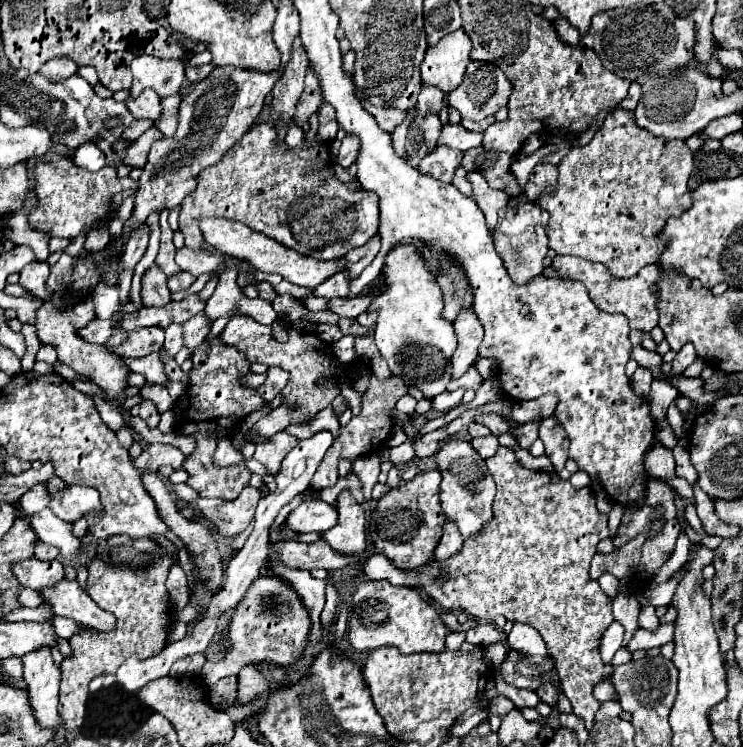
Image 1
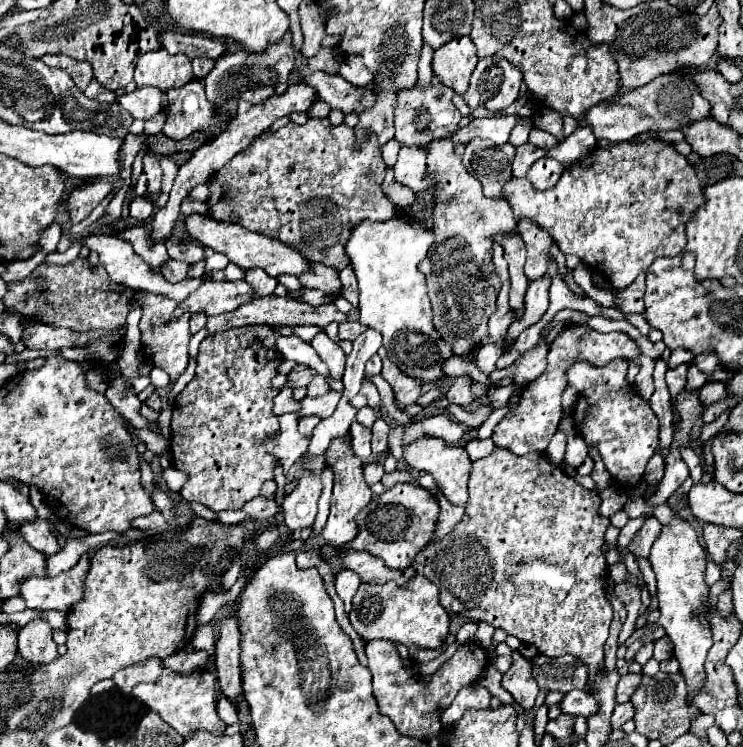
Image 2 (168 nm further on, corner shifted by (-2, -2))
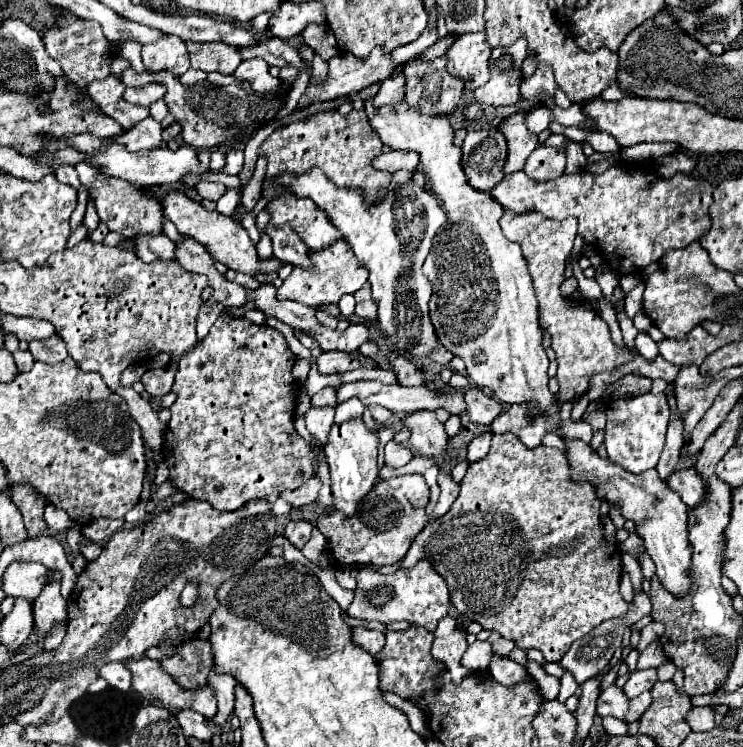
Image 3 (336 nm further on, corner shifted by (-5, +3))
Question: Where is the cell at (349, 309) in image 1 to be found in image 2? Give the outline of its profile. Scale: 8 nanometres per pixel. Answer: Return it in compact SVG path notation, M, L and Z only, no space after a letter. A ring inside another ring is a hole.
M267 295L267 297L259 297L255 301L249 301L247 305L241 305L239 309L231 311L231 313L221 313L215 317L207 317L205 329L207 335L215 335L221 331L227 331L231 327L243 327L243 325L319 325L325 327L329 323L343 323L347 321L349 315L341 313L333 303L327 305L305 305L303 301L295 301L291 297L277 297L277 295Z

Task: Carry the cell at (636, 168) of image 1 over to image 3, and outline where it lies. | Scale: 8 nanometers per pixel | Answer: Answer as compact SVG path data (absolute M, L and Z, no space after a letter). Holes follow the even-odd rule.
M626 162L612 166L600 176L580 170L576 174L564 174L558 180L548 180L542 184L530 180L526 172L520 170L504 176L488 194L504 208L514 212L536 210L548 218L578 218L578 232L588 244L596 246L598 256L602 256L602 260L608 260L606 264L616 274L634 274L636 270L644 270L652 262L658 262L668 248L686 248L688 244L702 238L712 224L708 216L708 208L712 204L712 186L706 180L692 178L688 174L676 174L670 180L662 180L654 172L634 170Z

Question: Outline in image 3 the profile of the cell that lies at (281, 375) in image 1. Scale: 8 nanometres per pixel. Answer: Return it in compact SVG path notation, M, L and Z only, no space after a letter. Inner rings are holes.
M324 352L318 358L318 372L320 374L342 374L348 370L360 368L360 362L344 352Z

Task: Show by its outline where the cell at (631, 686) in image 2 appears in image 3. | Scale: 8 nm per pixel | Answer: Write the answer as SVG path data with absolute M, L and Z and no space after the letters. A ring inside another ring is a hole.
M636 670L630 674L628 682L624 684L624 692L628 698L634 698L638 694L642 694L644 690L650 690L654 684L658 682L658 676L656 676L656 670Z

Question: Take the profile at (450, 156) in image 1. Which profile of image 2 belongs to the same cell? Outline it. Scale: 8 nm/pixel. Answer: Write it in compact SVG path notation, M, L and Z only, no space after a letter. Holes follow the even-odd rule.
M401 147L393 171L395 179L415 193L427 191L427 185L435 181L435 173L427 173L427 153L423 149Z

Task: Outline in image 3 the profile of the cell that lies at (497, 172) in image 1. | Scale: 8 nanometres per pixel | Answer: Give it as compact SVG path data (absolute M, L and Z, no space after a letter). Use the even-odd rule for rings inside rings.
M498 130L468 132L466 140L462 144L462 168L466 172L466 178L468 178L470 186L478 188L478 190L484 190L484 192L492 190L504 178L502 166L506 162L506 152L508 152L506 140Z

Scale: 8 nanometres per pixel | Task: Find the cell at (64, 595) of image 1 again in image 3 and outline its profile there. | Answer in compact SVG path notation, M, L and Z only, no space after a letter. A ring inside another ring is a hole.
M14 562L6 568L4 578L2 578L2 590L6 596L22 596L34 600L40 592L42 586L46 584L46 568L38 562Z

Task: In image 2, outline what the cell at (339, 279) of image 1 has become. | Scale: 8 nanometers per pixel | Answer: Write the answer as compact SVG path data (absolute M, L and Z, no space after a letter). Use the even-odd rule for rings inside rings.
M311 263L311 271L299 275L299 281L301 281L303 287L323 291L323 293L327 293L331 297L337 297L341 293L339 273L337 273L337 269L331 269L327 265Z

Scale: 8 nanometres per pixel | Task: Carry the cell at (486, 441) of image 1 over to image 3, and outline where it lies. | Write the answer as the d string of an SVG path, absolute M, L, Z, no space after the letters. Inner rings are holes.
M490 432L476 436L476 438L470 442L470 446L468 446L468 462L478 462L478 460L482 460L482 458L490 452L490 442L492 442L492 434L490 434Z

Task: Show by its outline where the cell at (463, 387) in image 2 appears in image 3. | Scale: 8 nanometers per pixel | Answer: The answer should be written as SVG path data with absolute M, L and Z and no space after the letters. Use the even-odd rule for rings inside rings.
M470 388L466 390L466 404L468 404L468 416L474 424L490 426L492 420L498 418L502 412L500 402L496 402L492 396L486 396L480 388Z

